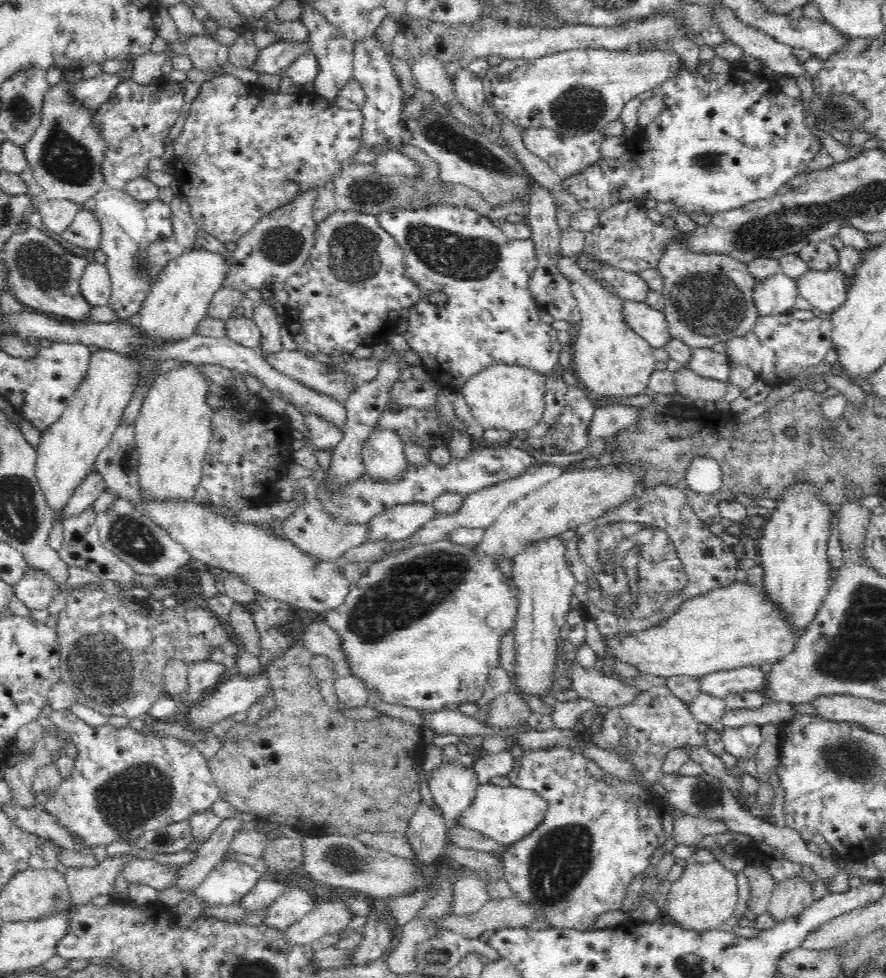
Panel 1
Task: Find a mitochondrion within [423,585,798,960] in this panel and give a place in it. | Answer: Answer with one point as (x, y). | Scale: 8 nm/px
(561, 858)

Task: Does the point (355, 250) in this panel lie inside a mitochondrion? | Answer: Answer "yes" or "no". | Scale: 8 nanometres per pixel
yes

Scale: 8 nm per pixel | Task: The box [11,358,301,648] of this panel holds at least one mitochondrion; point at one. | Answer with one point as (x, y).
(129, 534)

